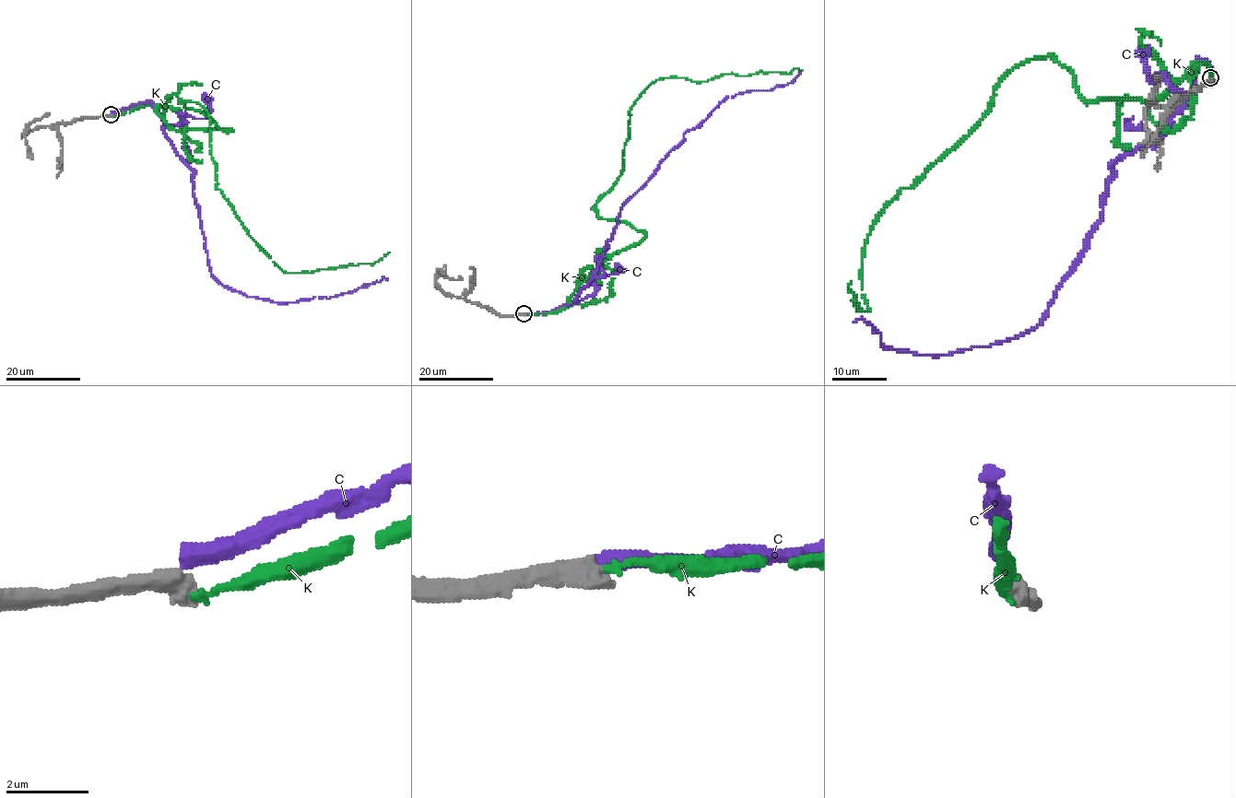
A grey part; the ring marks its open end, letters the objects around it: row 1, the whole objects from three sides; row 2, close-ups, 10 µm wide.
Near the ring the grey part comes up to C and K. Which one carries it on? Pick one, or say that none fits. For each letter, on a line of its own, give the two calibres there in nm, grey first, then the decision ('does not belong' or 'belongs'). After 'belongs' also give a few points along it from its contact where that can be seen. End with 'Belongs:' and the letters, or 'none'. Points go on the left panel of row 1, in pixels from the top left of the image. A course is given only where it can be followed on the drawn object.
C: calibres 550 and 400 nm; does not belong
K: calibres 550 and 130 nm; does not belong
Belongs: none

